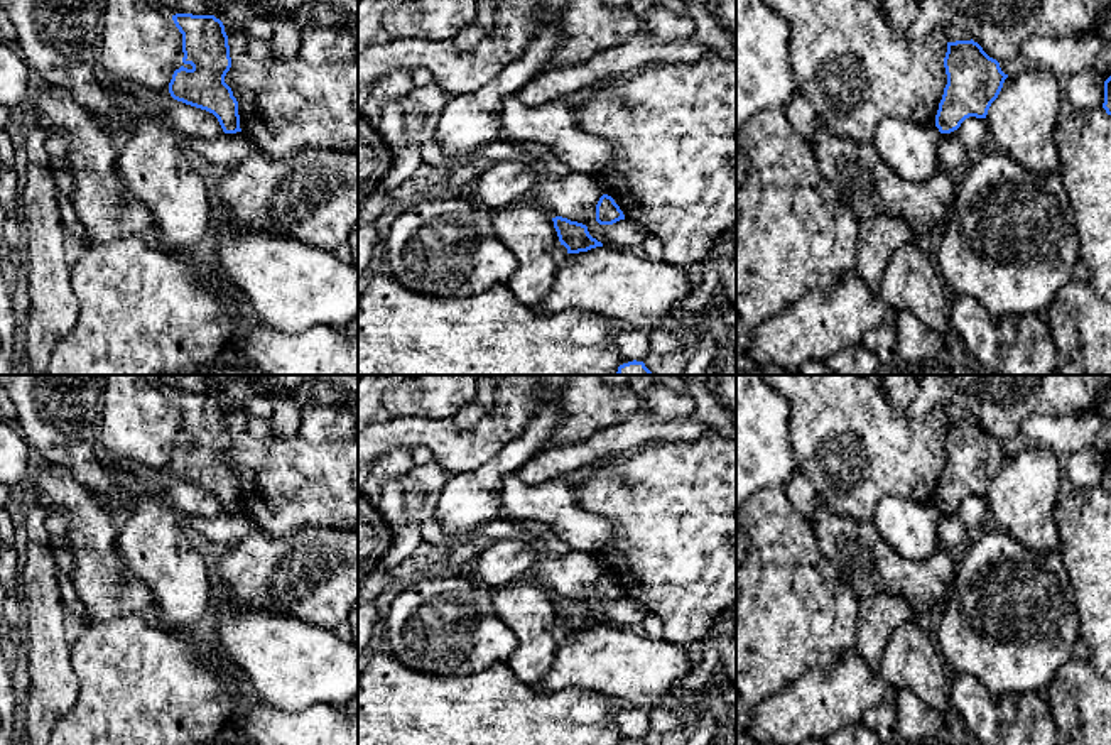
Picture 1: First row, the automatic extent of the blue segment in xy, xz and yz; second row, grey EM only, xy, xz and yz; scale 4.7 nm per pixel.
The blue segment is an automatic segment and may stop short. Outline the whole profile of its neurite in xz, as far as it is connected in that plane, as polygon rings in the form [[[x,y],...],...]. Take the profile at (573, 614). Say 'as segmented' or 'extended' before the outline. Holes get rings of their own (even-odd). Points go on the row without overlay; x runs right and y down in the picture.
as segmented | [[[562,595],[552,596],[561,623],[567,627],[567,632],[588,630],[596,625],[603,625],[601,620],[593,617],[588,605],[577,600],[571,600]]]

